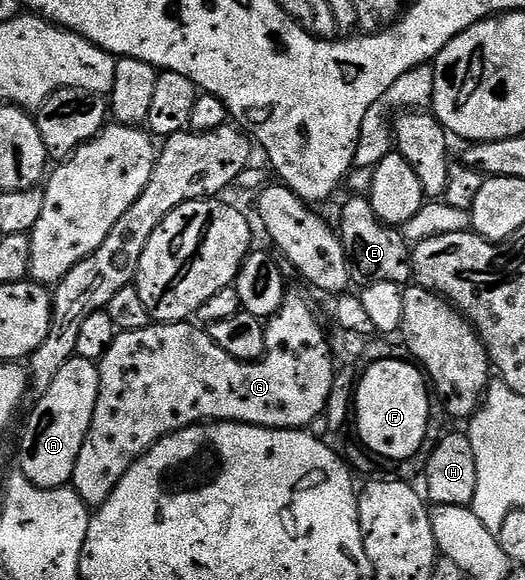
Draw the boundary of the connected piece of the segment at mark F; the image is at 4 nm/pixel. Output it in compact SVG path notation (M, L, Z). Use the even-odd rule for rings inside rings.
M379 358L368 363L358 377L354 387L353 424L359 431L358 443L367 452L380 461L398 462L417 455L428 439L432 393L428 377L414 363L389 359Z

